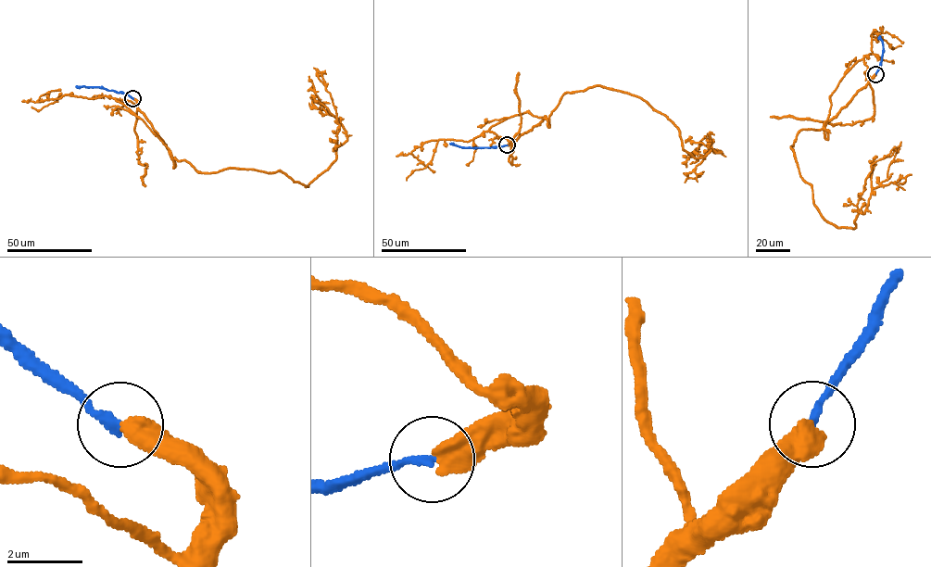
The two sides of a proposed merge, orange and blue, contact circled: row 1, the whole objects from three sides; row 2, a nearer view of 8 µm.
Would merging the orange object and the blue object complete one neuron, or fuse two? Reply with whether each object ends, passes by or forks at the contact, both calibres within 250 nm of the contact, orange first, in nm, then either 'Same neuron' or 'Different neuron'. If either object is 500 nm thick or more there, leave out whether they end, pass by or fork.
Thickness 550 nm (orange) against 220 nm. Different neuron

